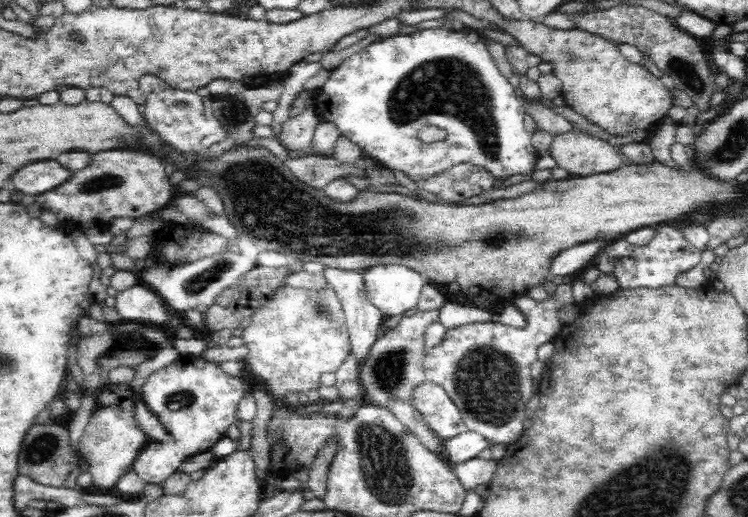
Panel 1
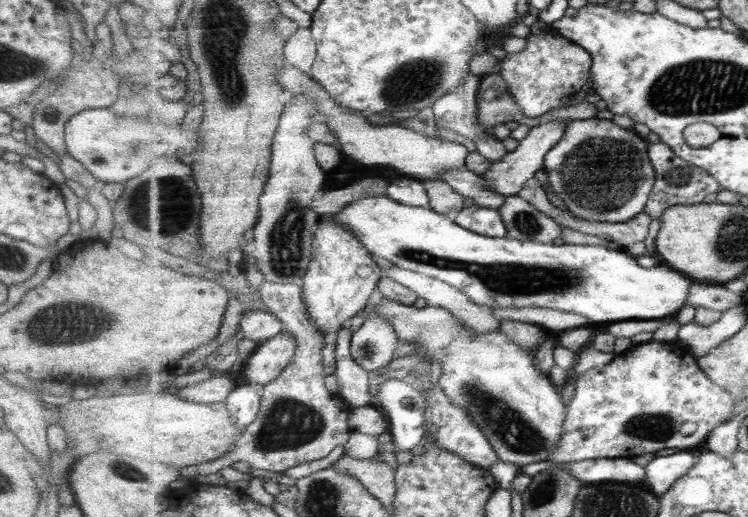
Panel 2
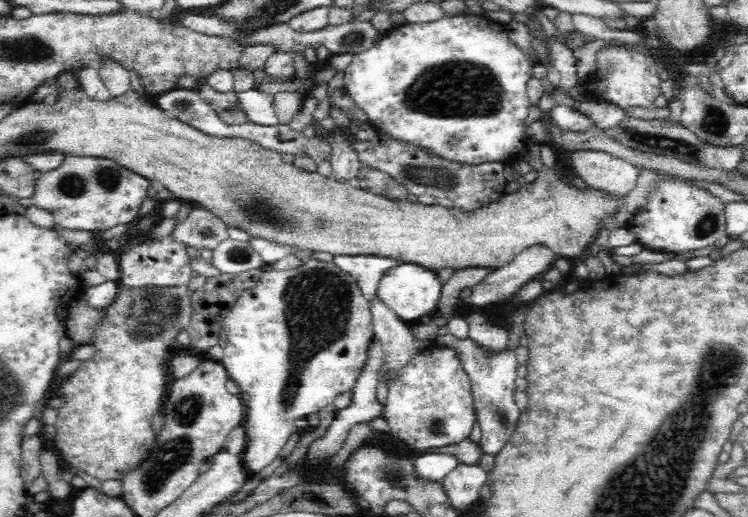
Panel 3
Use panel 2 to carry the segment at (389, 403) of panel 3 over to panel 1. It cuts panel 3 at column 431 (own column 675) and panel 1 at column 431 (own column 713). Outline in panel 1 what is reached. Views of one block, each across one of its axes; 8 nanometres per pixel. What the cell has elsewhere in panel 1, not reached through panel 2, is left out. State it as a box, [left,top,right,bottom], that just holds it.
[409,378,467,442]

